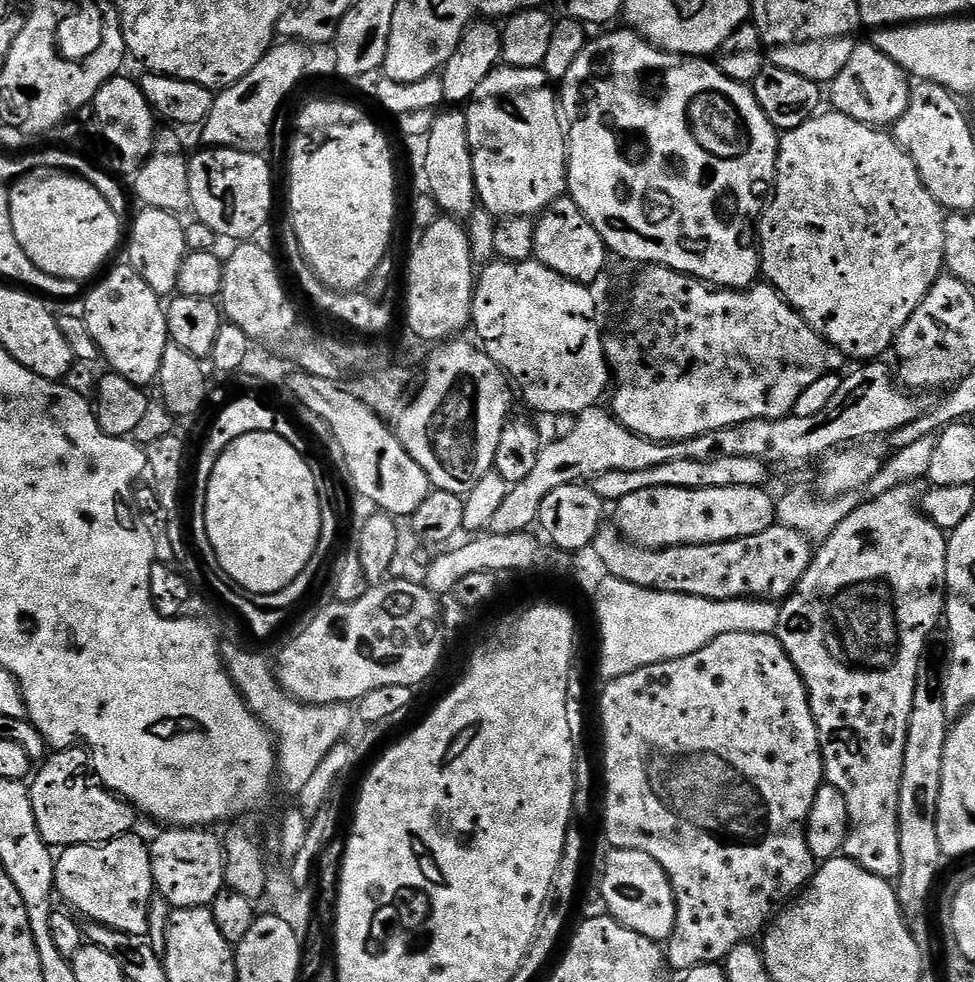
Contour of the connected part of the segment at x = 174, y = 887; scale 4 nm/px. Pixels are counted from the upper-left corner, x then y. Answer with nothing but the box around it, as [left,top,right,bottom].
[150,826,225,909]

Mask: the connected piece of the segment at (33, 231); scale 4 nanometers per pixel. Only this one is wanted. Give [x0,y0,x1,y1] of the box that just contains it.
[8,167,121,282]

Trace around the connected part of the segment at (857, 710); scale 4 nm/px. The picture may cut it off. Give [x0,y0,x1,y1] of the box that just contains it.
[775,483,948,882]

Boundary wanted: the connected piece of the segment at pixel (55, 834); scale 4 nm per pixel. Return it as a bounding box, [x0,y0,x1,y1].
[30,746,138,850]

